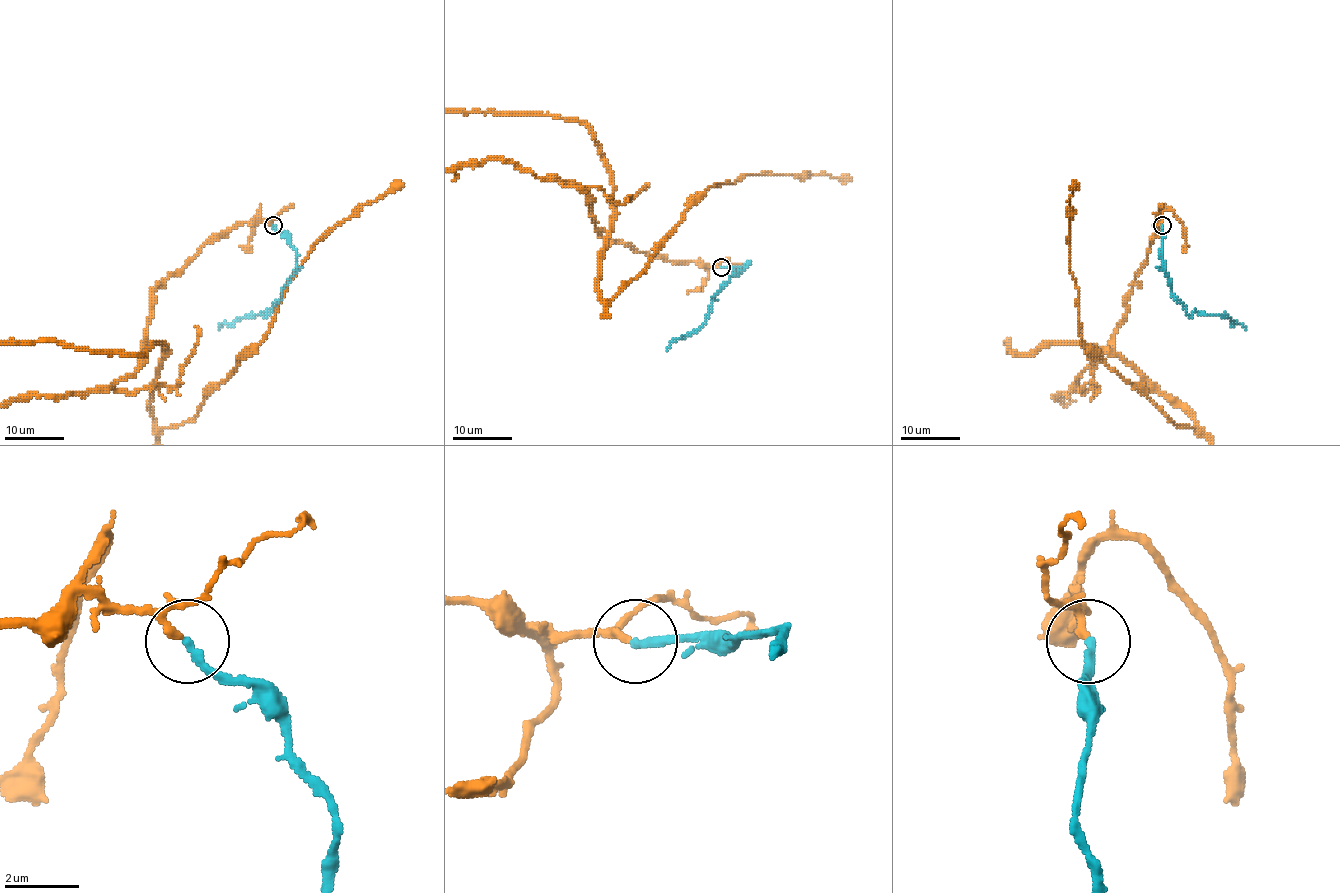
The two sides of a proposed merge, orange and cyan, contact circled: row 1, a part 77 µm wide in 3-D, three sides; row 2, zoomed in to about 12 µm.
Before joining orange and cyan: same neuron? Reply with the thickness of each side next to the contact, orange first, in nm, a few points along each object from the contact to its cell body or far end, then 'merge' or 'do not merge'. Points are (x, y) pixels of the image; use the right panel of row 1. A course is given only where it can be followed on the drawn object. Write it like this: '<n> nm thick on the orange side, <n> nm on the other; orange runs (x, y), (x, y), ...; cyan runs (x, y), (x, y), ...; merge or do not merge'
150 nm thick on the orange side, 240 nm on the other; cyan runs (1163, 226), (1163, 269), (1173, 296), (1188, 314), (1222, 314), (1245, 329); merge

